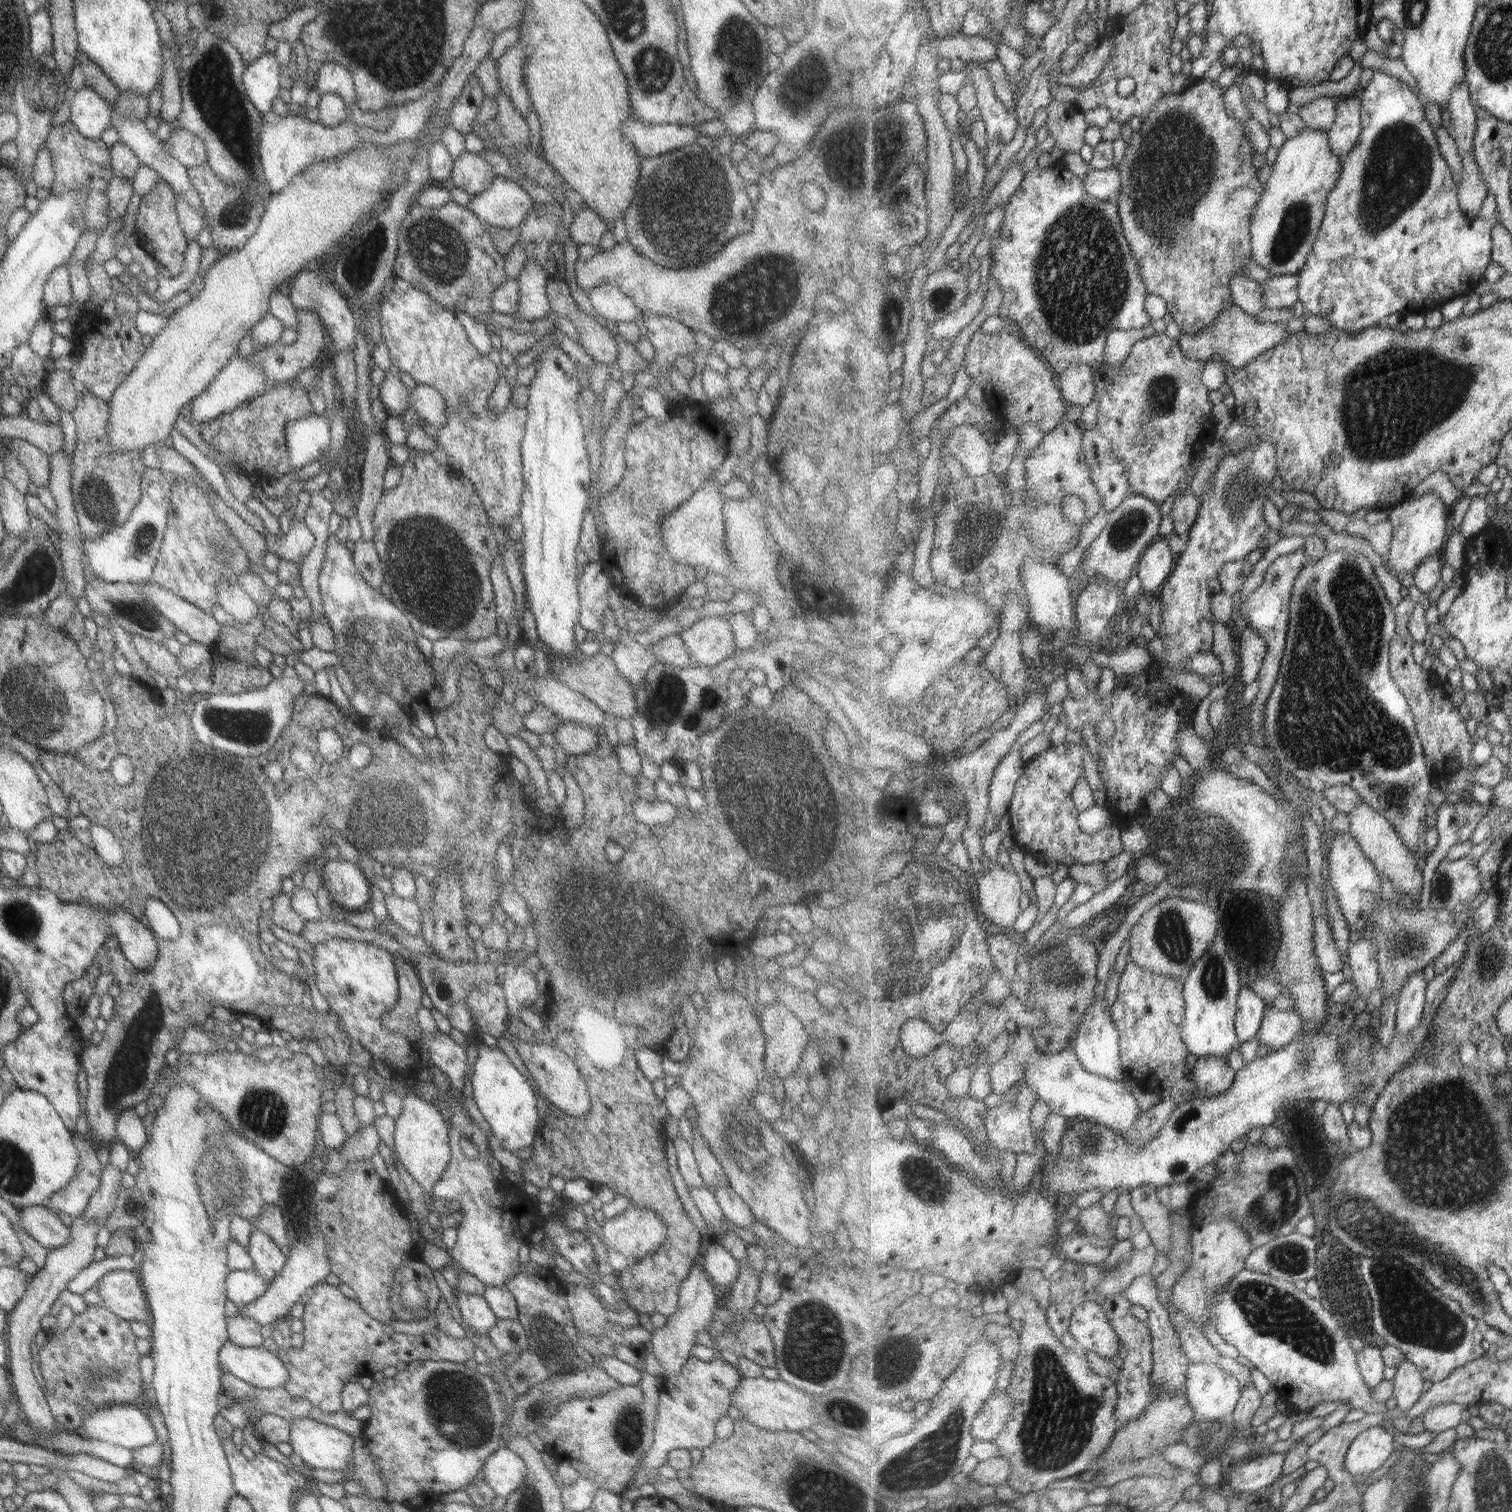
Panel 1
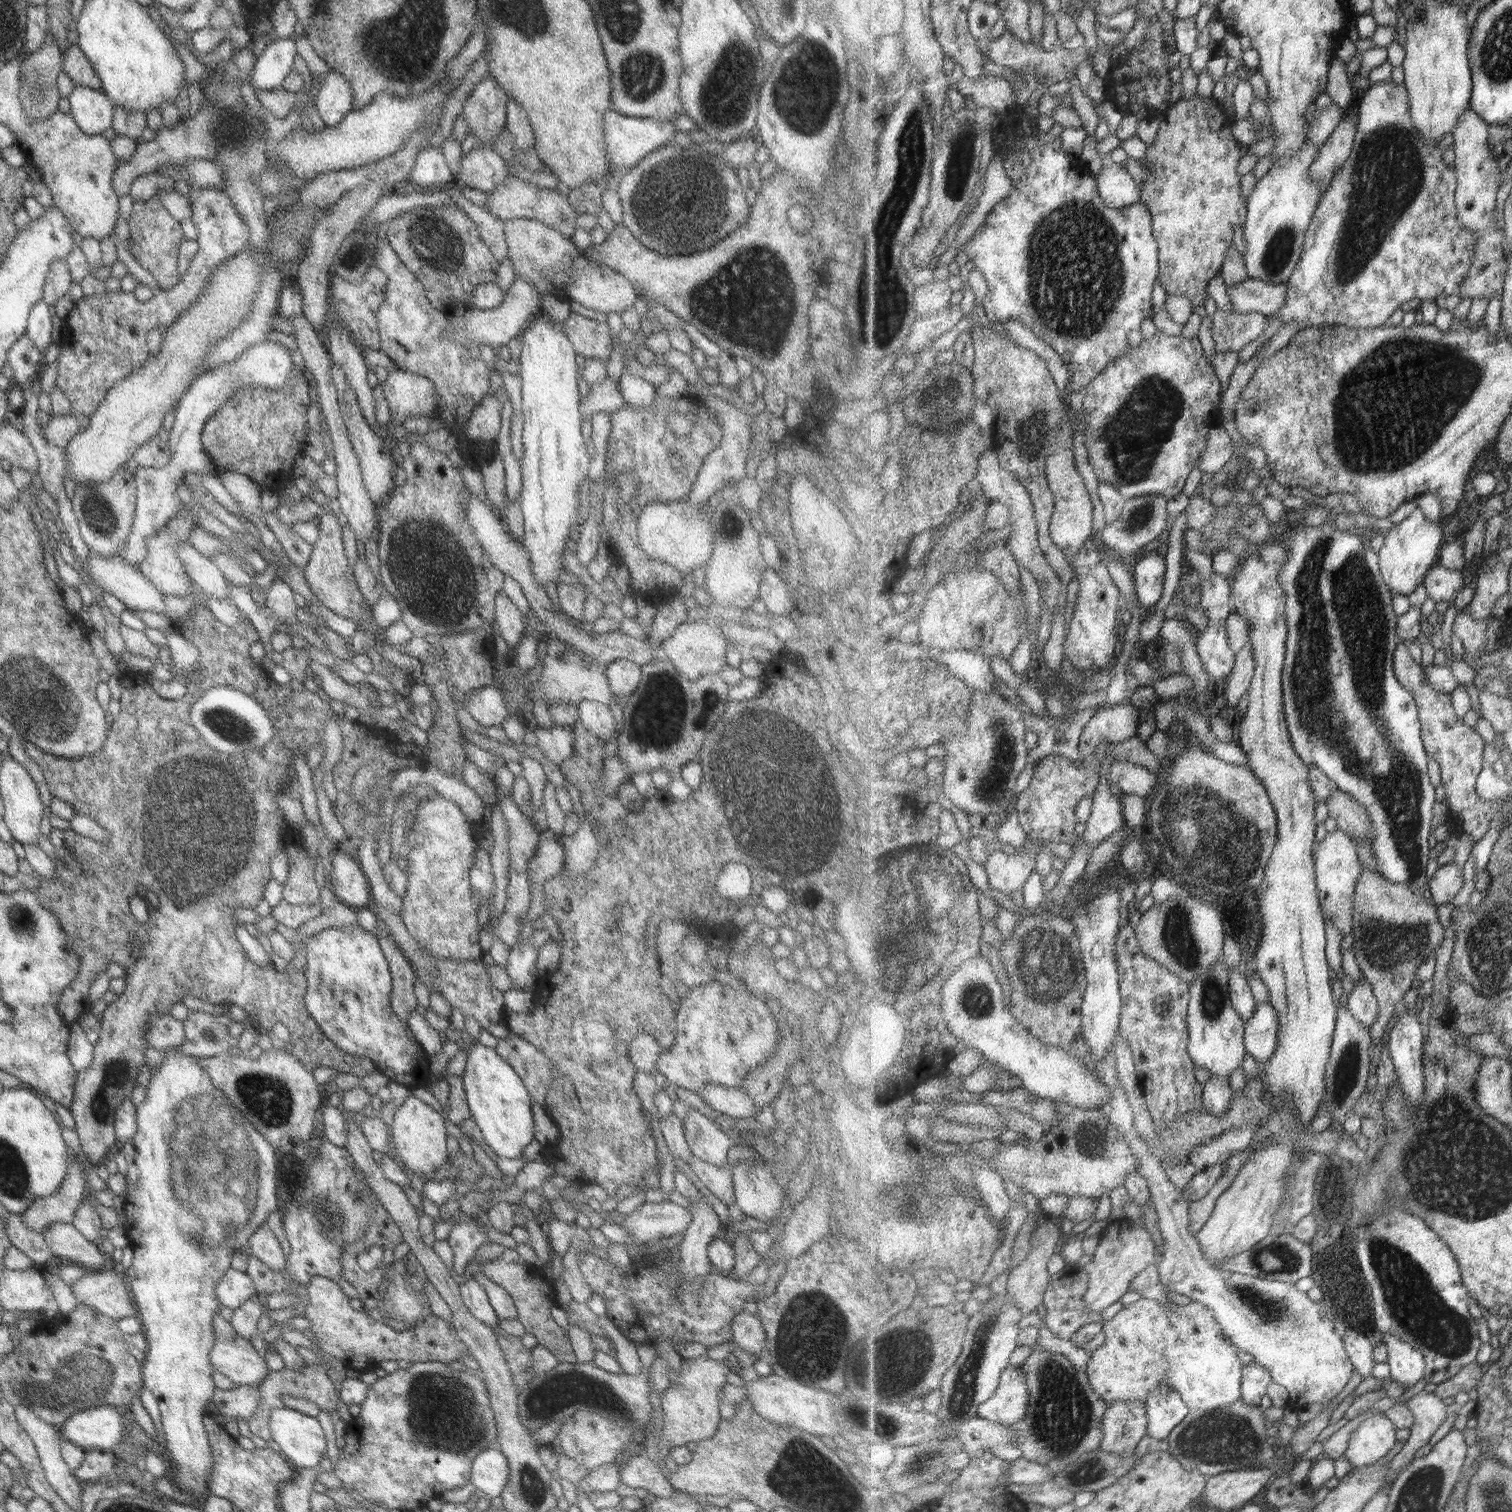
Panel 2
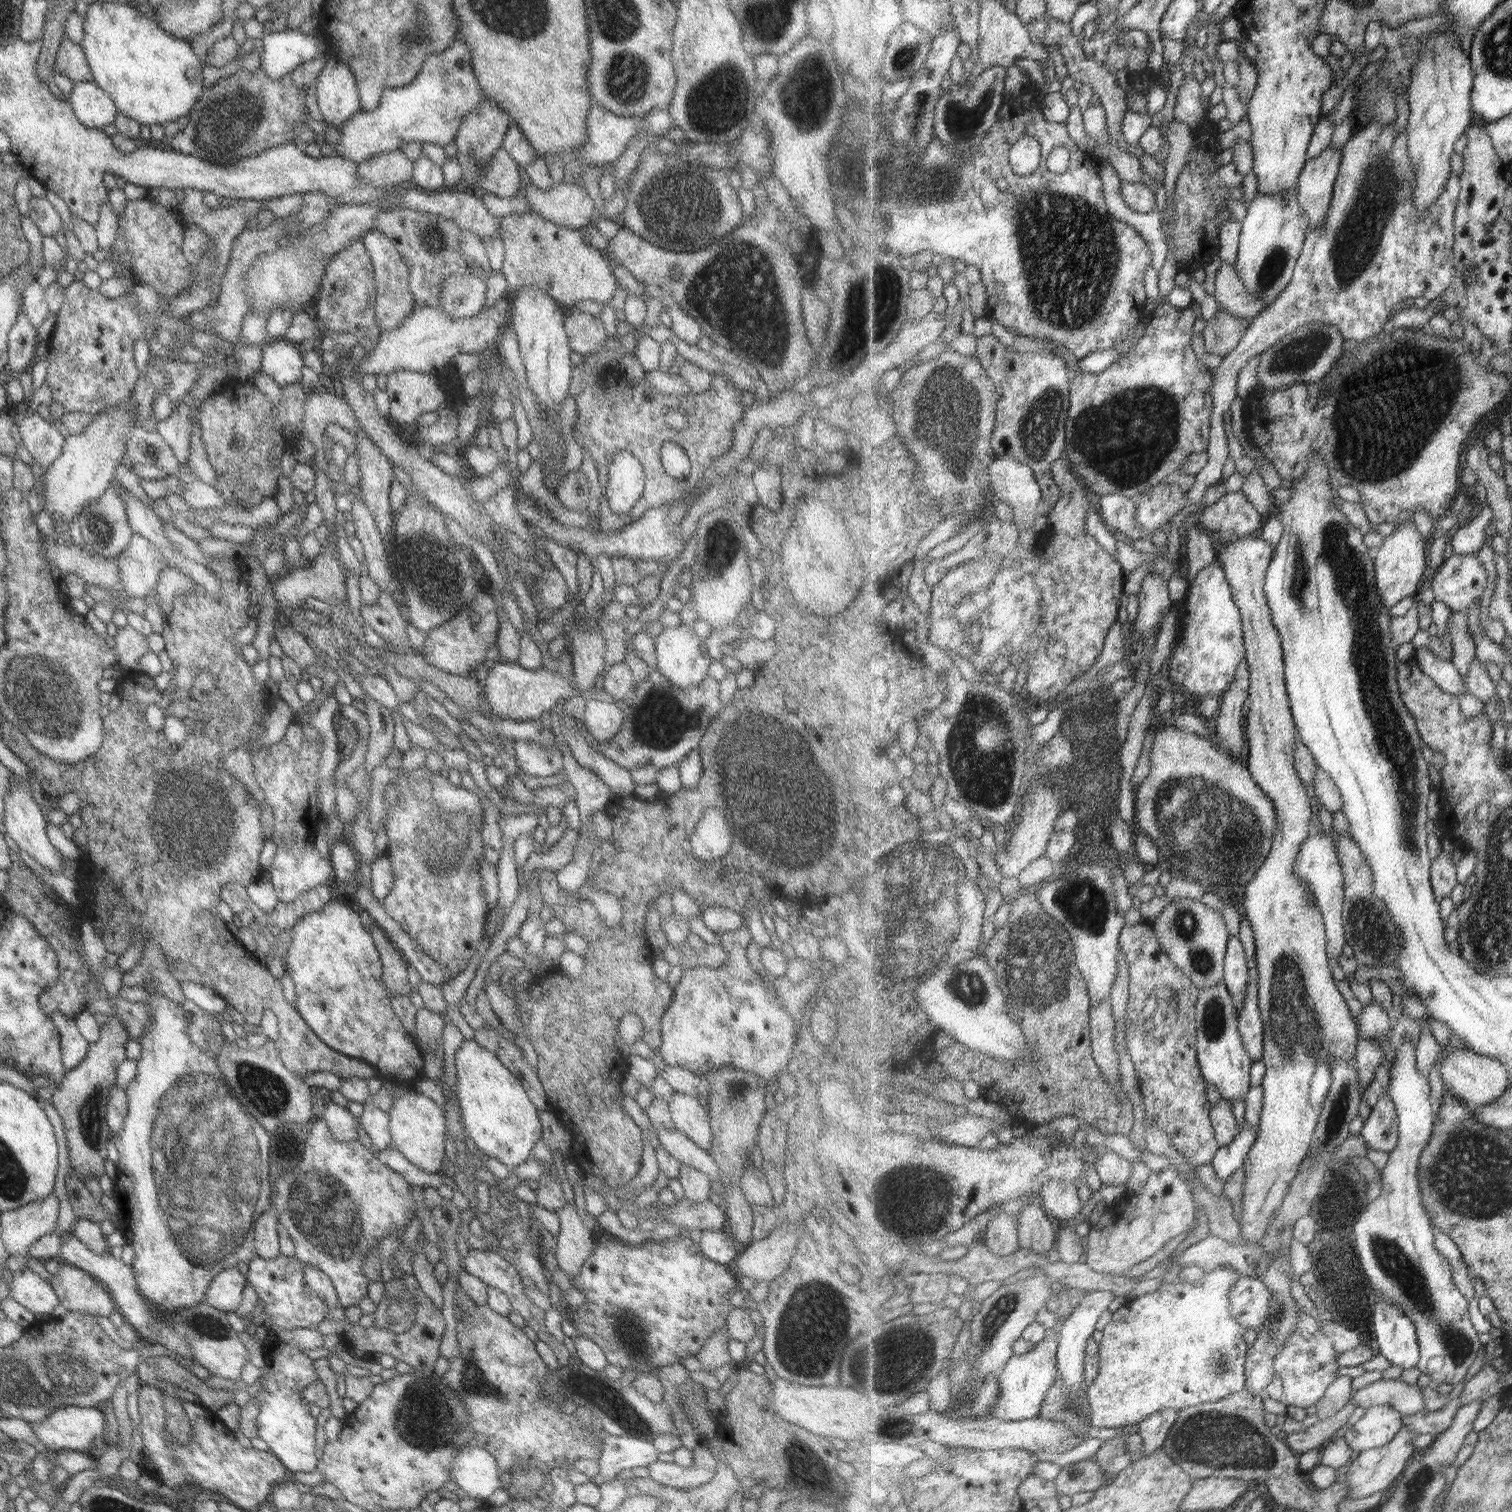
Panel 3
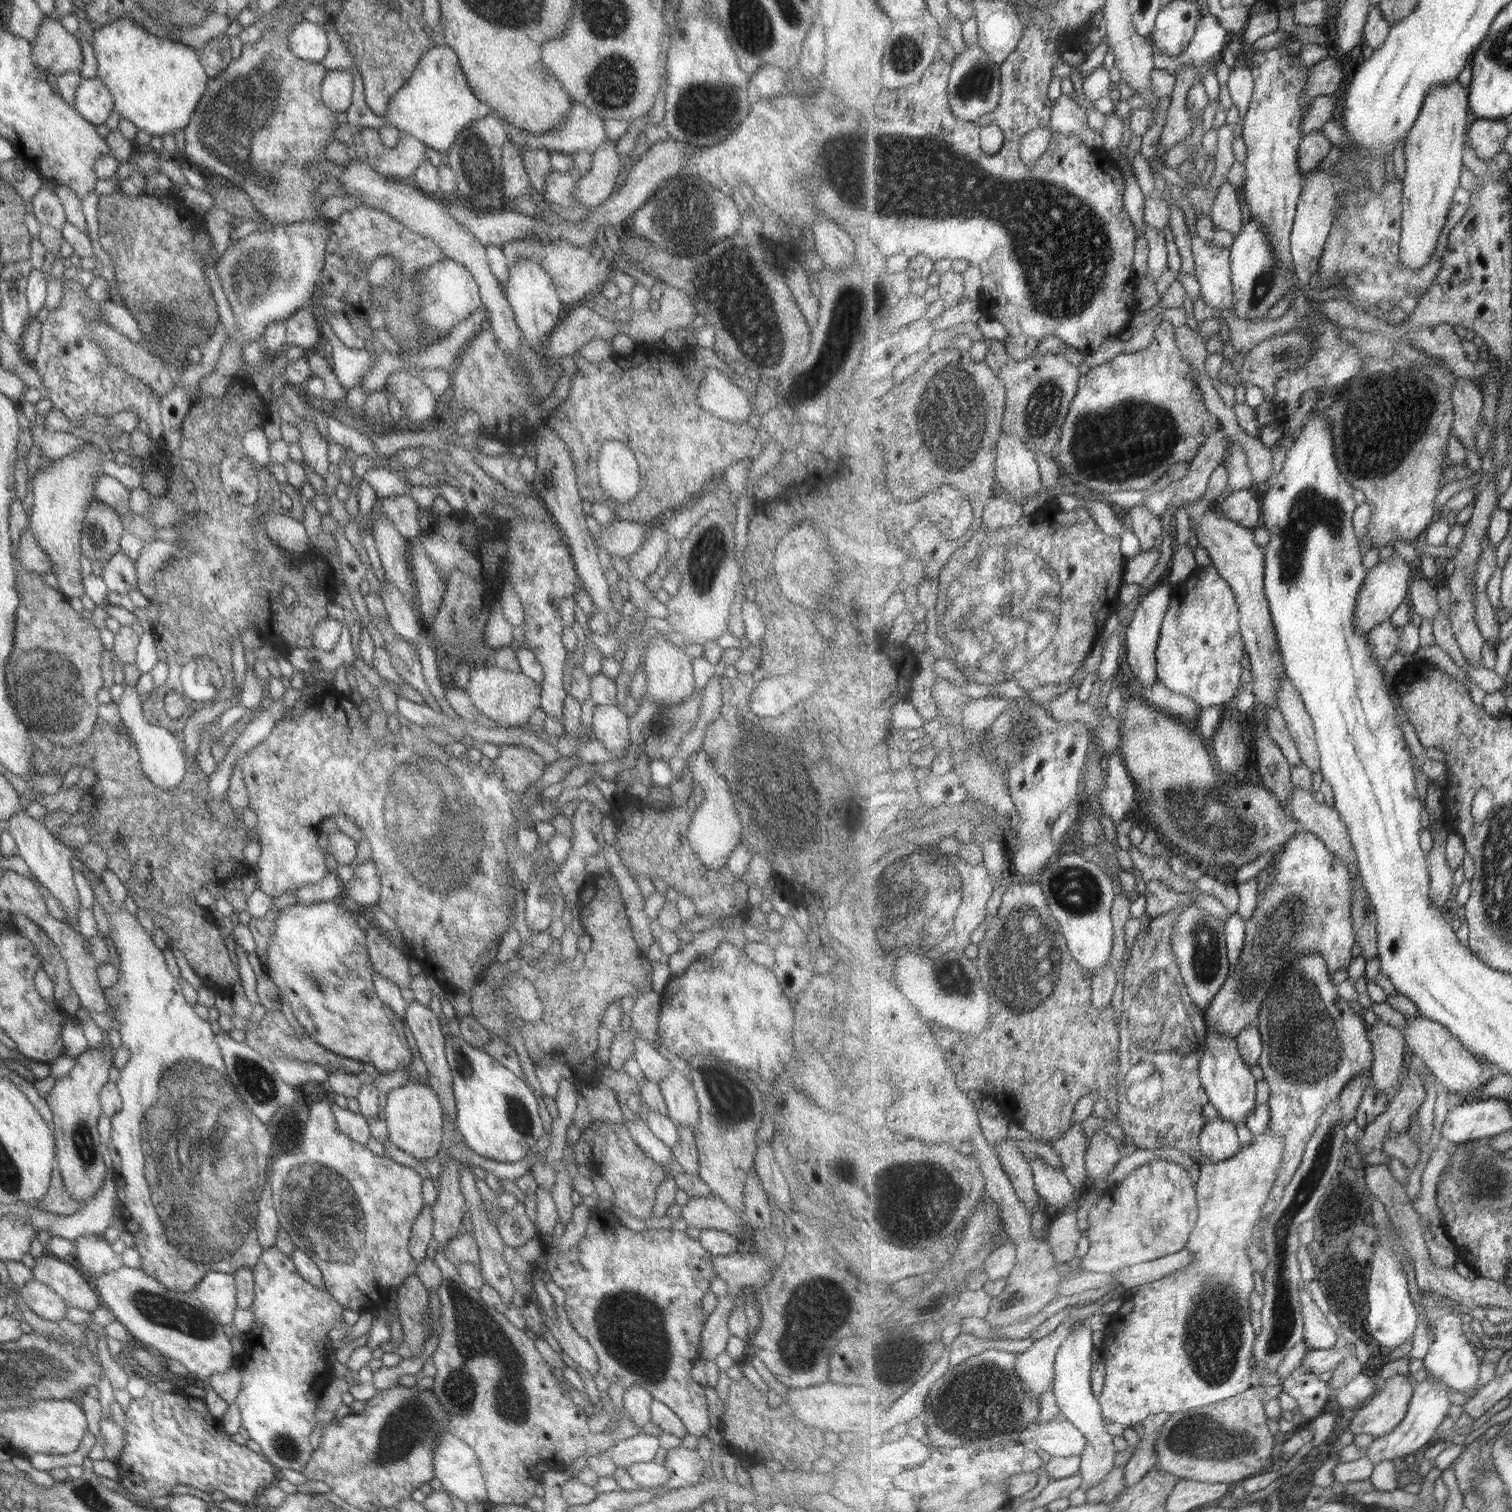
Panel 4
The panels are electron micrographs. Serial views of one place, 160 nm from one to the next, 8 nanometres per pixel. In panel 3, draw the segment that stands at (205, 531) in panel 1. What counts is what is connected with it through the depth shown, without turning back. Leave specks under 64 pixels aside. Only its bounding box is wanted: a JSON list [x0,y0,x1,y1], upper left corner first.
[114,534,166,597]

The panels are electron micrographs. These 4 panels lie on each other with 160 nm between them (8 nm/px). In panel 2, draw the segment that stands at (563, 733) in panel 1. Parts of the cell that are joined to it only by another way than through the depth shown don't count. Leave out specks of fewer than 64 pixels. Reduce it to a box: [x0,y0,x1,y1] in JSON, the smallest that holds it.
[533,726,573,766]

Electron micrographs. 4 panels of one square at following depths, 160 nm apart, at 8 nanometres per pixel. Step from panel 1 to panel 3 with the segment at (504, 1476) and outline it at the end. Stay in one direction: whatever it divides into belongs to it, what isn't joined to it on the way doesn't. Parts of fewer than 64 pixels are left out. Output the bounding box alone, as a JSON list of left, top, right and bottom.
[450,1445,500,1500]

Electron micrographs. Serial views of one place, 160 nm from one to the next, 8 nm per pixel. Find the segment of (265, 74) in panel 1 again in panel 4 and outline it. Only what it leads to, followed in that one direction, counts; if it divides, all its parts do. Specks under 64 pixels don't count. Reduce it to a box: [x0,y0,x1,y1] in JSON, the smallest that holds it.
[287,19,328,63]

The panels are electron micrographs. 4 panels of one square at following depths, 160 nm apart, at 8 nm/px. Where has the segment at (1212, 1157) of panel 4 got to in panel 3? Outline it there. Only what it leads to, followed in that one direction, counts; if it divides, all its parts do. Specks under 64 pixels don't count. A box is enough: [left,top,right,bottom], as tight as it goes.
[1210,1096,1242,1148]

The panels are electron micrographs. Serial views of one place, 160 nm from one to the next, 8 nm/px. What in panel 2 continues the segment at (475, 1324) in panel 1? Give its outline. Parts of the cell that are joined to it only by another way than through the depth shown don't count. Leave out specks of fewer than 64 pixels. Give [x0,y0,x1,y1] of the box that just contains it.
[458,1277,499,1326]

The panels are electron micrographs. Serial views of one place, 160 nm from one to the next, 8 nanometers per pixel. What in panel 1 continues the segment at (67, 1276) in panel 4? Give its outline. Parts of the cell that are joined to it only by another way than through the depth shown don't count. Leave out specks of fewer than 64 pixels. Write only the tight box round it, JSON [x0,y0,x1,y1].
[94,1270,150,1323]

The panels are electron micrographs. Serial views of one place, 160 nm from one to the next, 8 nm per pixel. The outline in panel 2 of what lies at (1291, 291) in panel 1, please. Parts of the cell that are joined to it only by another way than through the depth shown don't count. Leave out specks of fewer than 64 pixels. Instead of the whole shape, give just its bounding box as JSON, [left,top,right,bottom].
[1228,278,1288,315]

